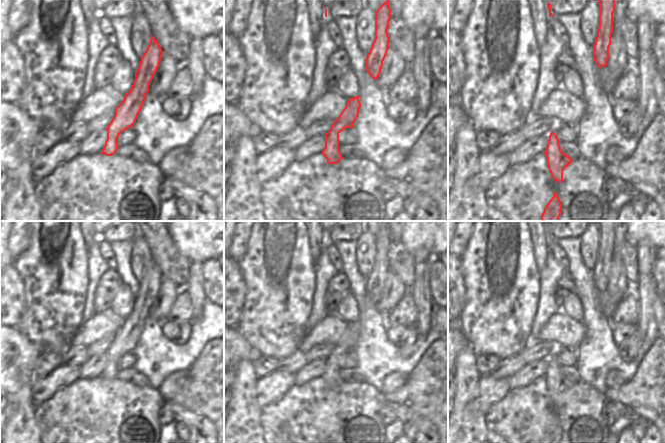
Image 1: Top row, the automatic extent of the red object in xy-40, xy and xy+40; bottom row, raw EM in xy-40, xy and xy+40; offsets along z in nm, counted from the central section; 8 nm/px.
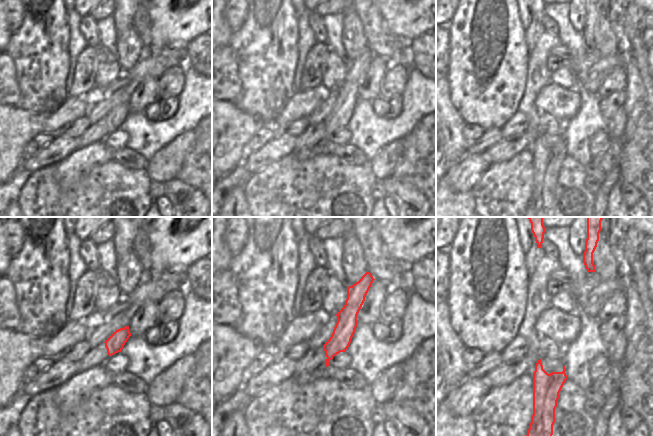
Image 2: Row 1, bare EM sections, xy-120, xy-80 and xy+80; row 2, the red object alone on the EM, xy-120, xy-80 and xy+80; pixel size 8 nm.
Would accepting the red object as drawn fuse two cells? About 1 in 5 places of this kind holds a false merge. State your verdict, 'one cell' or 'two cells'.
one cell

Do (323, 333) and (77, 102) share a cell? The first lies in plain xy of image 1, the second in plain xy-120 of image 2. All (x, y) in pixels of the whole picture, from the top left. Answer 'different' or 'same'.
same

